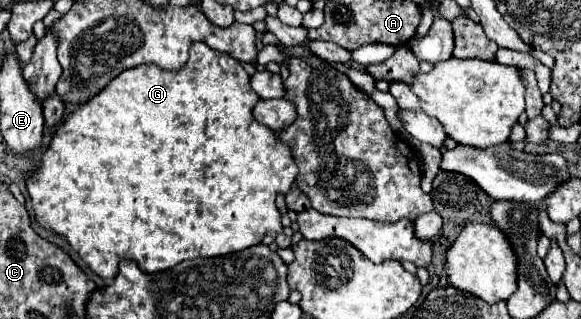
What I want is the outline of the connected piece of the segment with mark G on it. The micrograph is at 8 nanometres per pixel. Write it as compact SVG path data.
M195 42L191 46L187 64L177 72L161 70L155 64L143 64L127 72L121 72L99 94L89 98L85 104L77 106L77 110L71 112L63 120L63 124L55 130L49 148L41 156L41 164L35 168L35 172L27 176L25 180L27 192L31 196L37 224L45 228L47 232L53 232L65 238L71 244L71 248L85 260L85 264L103 280L115 278L115 268L119 260L123 258L137 262L137 266L145 274L153 274L153 272L169 270L189 258L225 256L225 254L233 254L233 252L257 246L261 238L265 236L265 232L283 230L279 210L275 206L275 198L277 198L277 192L287 194L297 176L297 166L293 162L291 150L287 150L285 144L279 144L279 140L275 140L275 132L269 132L269 128L263 128L251 116L251 108L255 106L257 100L259 98L255 96L255 92L251 92L249 74L243 70L243 66L235 58L225 56L223 52L215 52L207 48L207 44L203 42Z

